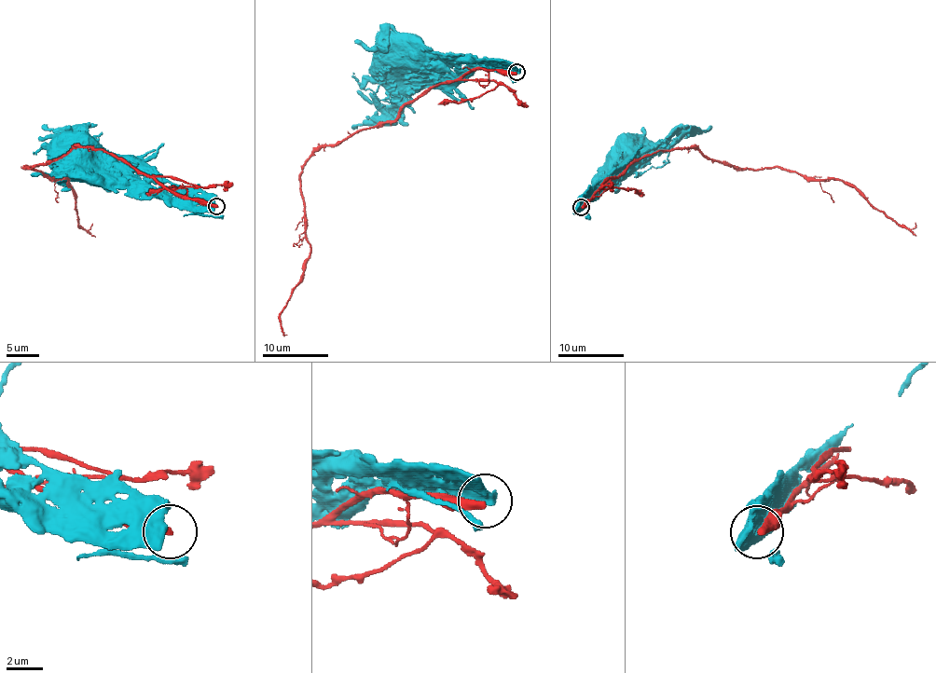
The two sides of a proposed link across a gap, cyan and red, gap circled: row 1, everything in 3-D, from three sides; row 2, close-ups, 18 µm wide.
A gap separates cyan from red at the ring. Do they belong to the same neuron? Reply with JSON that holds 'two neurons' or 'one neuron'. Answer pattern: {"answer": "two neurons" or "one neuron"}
{"answer": "two neurons"}

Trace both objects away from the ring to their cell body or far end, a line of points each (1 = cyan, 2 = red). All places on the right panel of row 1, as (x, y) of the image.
1: (579, 207), (580, 200), (589, 196), (598, 183), (617, 174), (621, 161), (618, 156), (621, 157)
2: (581, 207), (628, 166), (657, 150), (697, 149), (728, 166), (784, 167), (807, 177), (841, 178), (915, 236)

